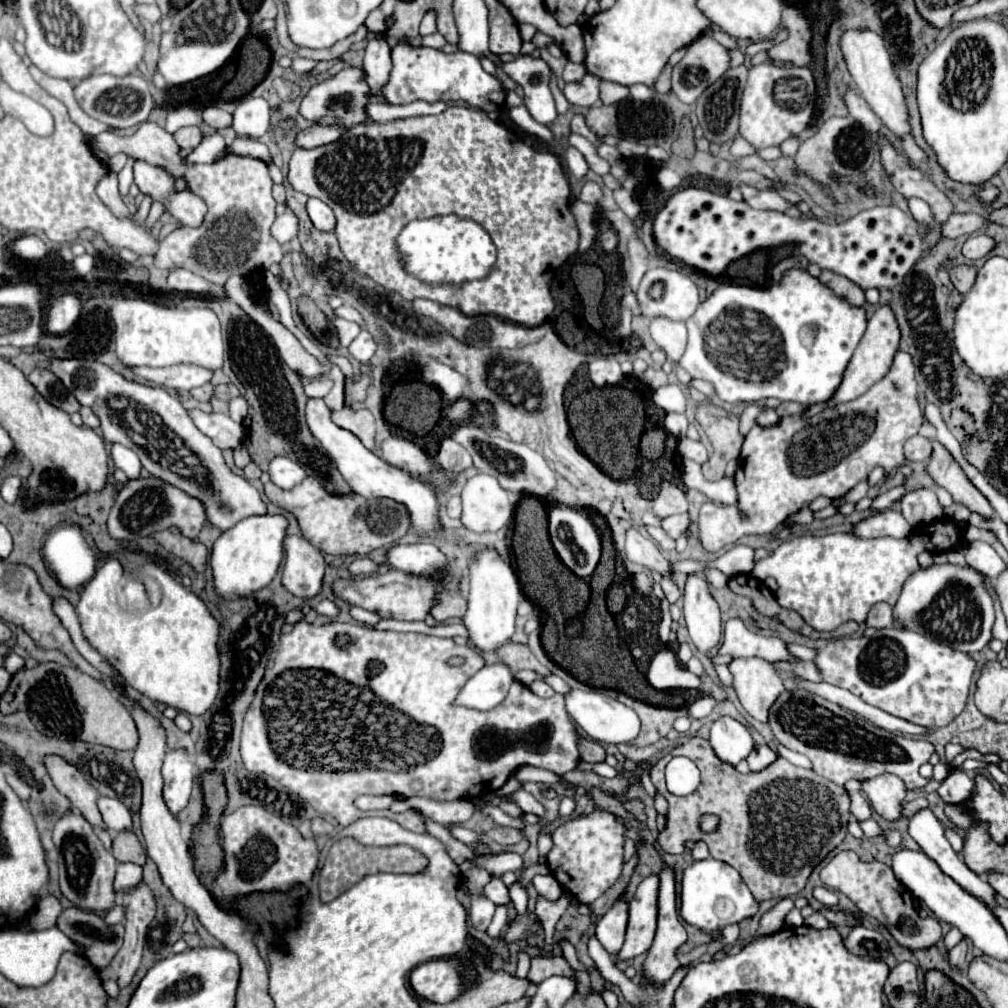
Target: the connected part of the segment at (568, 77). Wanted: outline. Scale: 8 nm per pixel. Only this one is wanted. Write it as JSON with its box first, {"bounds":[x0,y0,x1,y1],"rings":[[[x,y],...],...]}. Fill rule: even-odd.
{"bounds":[563,61,585,83],"rings":[[[569,61],[567,65],[565,65],[565,71],[563,71],[563,79],[569,83],[569,81],[581,81],[581,77],[585,75],[585,65],[583,63],[573,63],[573,61]]]}

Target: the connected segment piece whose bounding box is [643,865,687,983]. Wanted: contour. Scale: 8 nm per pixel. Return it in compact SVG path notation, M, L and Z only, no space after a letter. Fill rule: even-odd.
M665 865L659 873L659 923L657 923L657 935L655 941L647 953L645 959L645 977L655 981L655 983L663 983L667 981L677 969L679 969L679 959L677 959L677 949L687 941L687 931L677 915L677 903L675 903L675 871L671 865Z

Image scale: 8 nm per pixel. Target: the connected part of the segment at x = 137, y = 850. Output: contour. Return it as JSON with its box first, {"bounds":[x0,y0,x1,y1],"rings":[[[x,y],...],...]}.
{"bounds":[113,831,147,865],"rings":[[[133,831],[129,833],[117,833],[113,837],[113,857],[119,863],[135,863],[135,865],[145,865],[147,855],[145,849],[141,847],[139,839],[135,837]]]}

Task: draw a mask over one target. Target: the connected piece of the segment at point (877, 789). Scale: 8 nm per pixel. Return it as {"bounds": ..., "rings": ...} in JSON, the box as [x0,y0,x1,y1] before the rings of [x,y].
{"bounds":[861,775,905,821],"rings":[[[893,775],[873,777],[863,781],[861,789],[867,793],[873,809],[883,819],[893,821],[899,817],[899,807],[905,797],[905,785],[901,785],[899,777],[893,777]]]}

